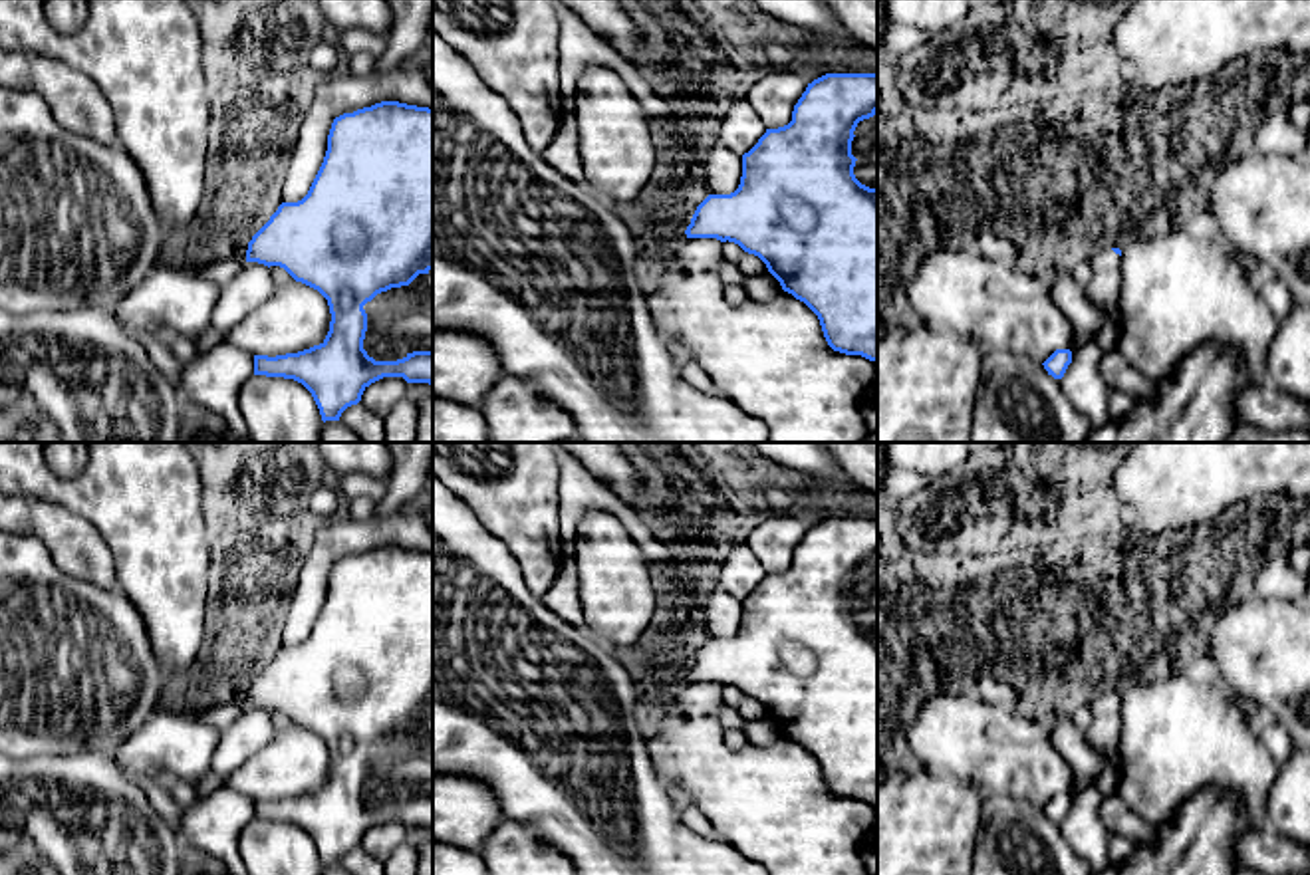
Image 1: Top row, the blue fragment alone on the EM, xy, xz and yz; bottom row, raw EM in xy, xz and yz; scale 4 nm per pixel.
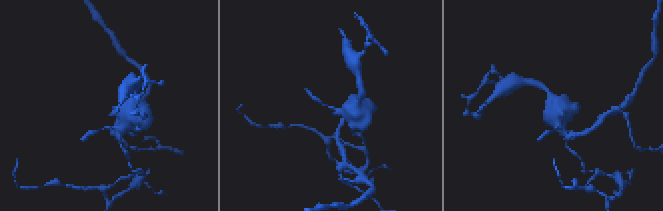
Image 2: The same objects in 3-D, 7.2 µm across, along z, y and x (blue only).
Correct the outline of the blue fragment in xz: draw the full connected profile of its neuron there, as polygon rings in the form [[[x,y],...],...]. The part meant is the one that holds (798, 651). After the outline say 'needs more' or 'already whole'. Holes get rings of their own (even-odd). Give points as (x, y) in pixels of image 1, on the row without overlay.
[[[826,518],[798,544],[792,565],[766,573],[758,587],[742,599],[740,629],[730,639],[709,639],[687,671],[687,683],[734,687],[758,700],[782,734],[804,746],[820,764],[834,796],[861,800],[877,808],[877,633],[861,629],[852,599],[859,565],[877,558],[877,518]]]; already whole

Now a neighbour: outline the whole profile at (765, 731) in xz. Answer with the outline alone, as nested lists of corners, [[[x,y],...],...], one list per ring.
[[[770,718],[746,720],[744,738],[754,746],[768,746],[782,734],[780,726]]]

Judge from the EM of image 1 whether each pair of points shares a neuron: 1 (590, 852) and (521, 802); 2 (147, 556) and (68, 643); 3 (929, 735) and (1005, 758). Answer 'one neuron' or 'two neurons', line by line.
1: one neuron
2: two neurons
3: one neuron

